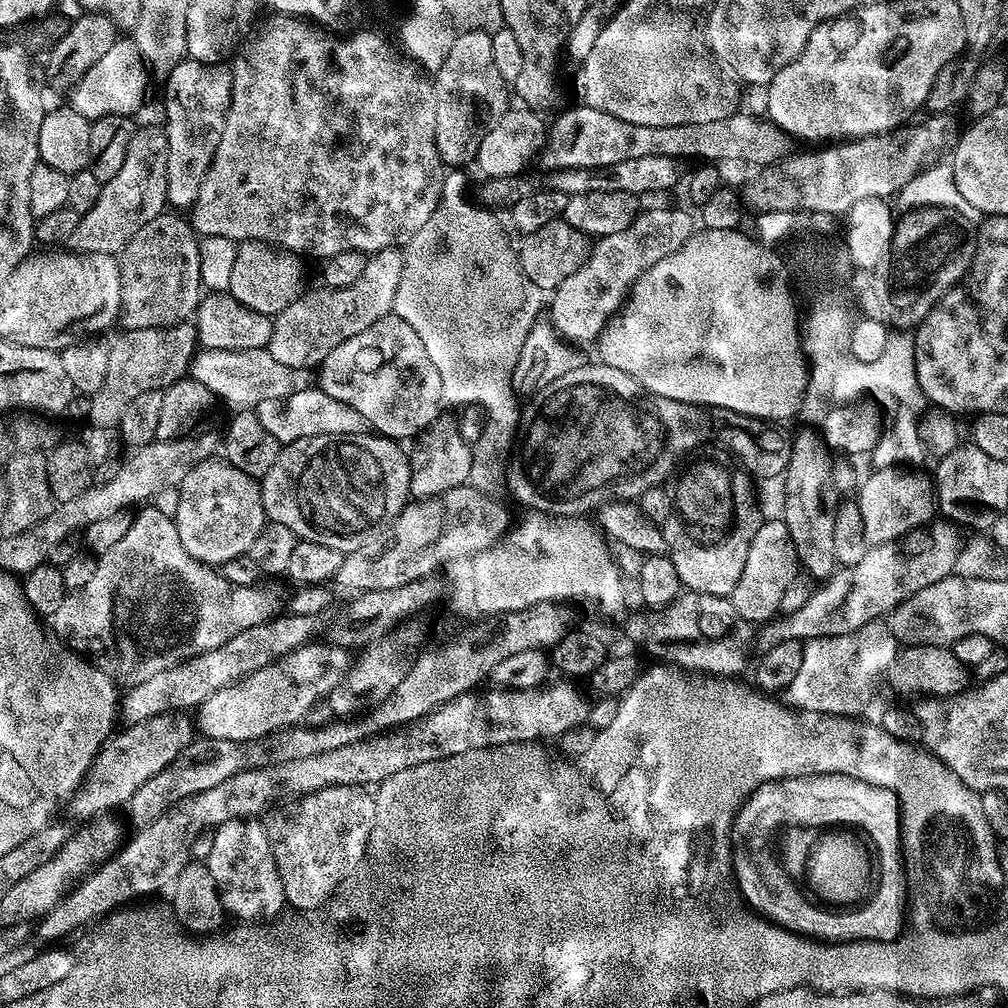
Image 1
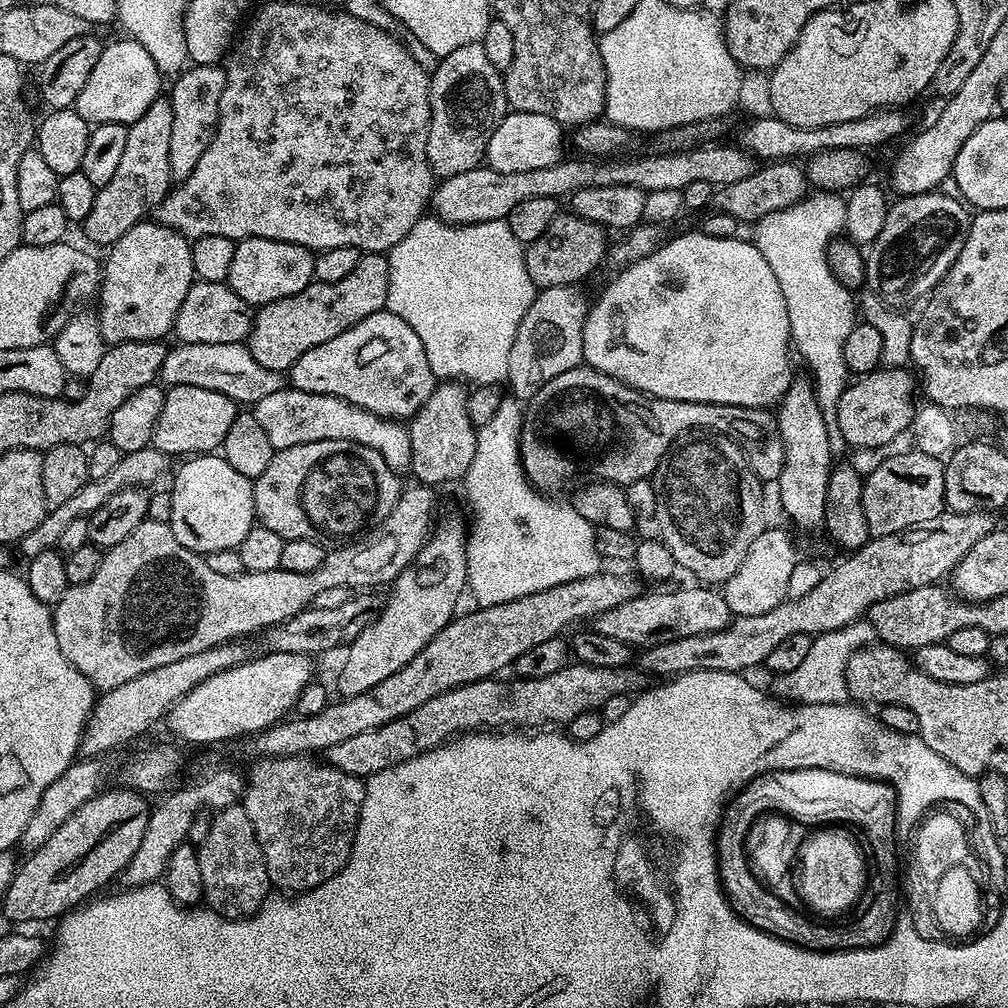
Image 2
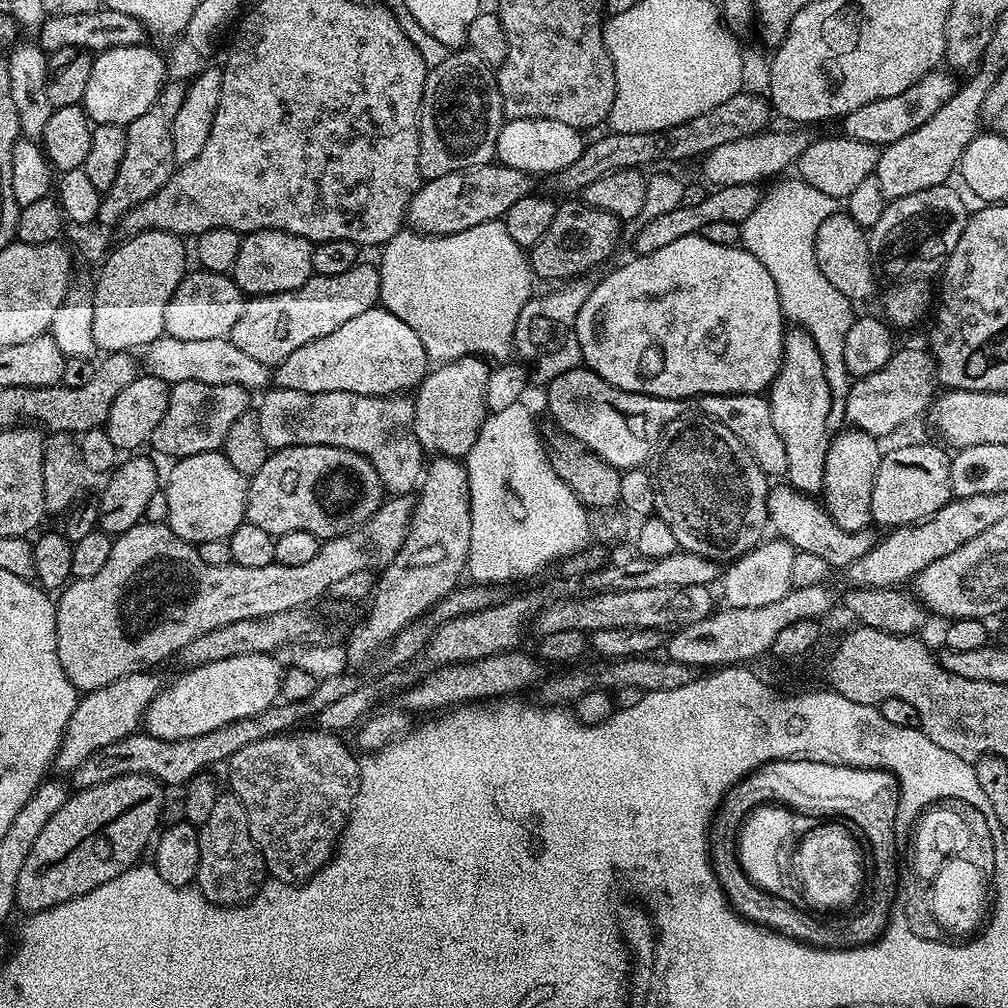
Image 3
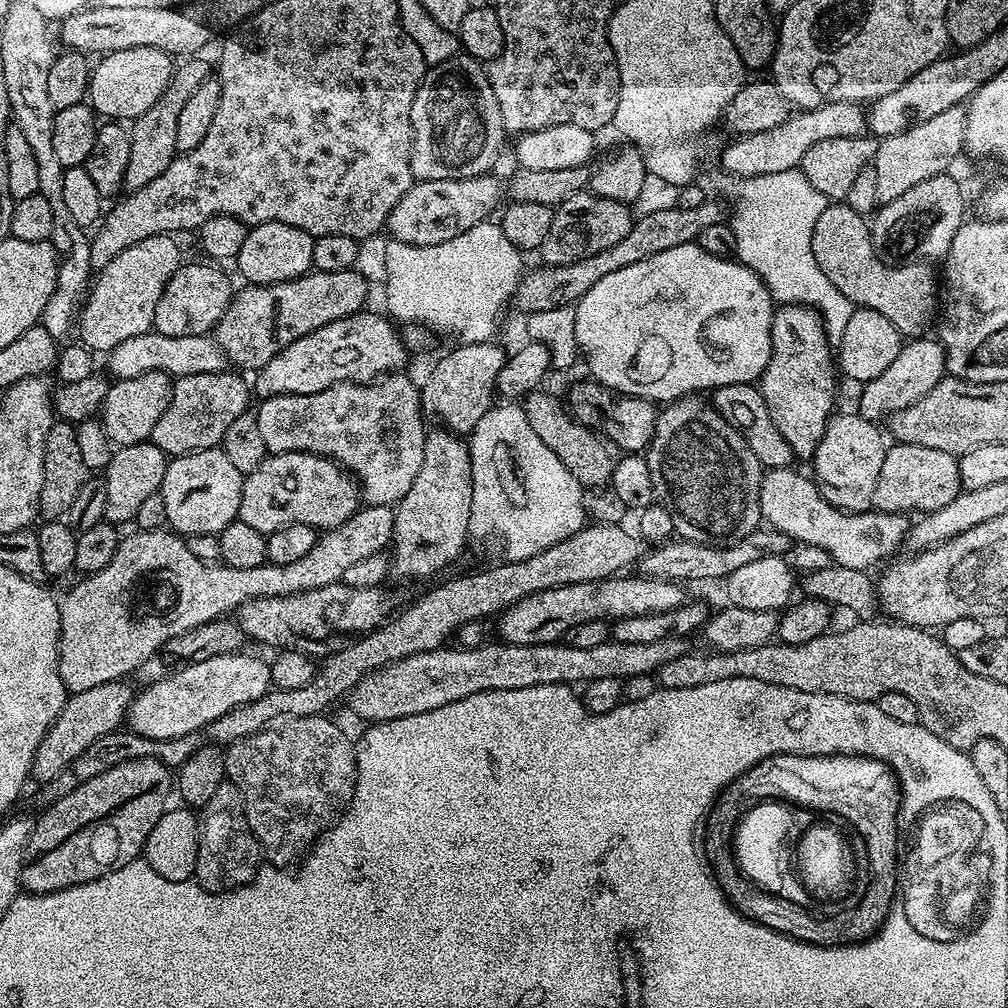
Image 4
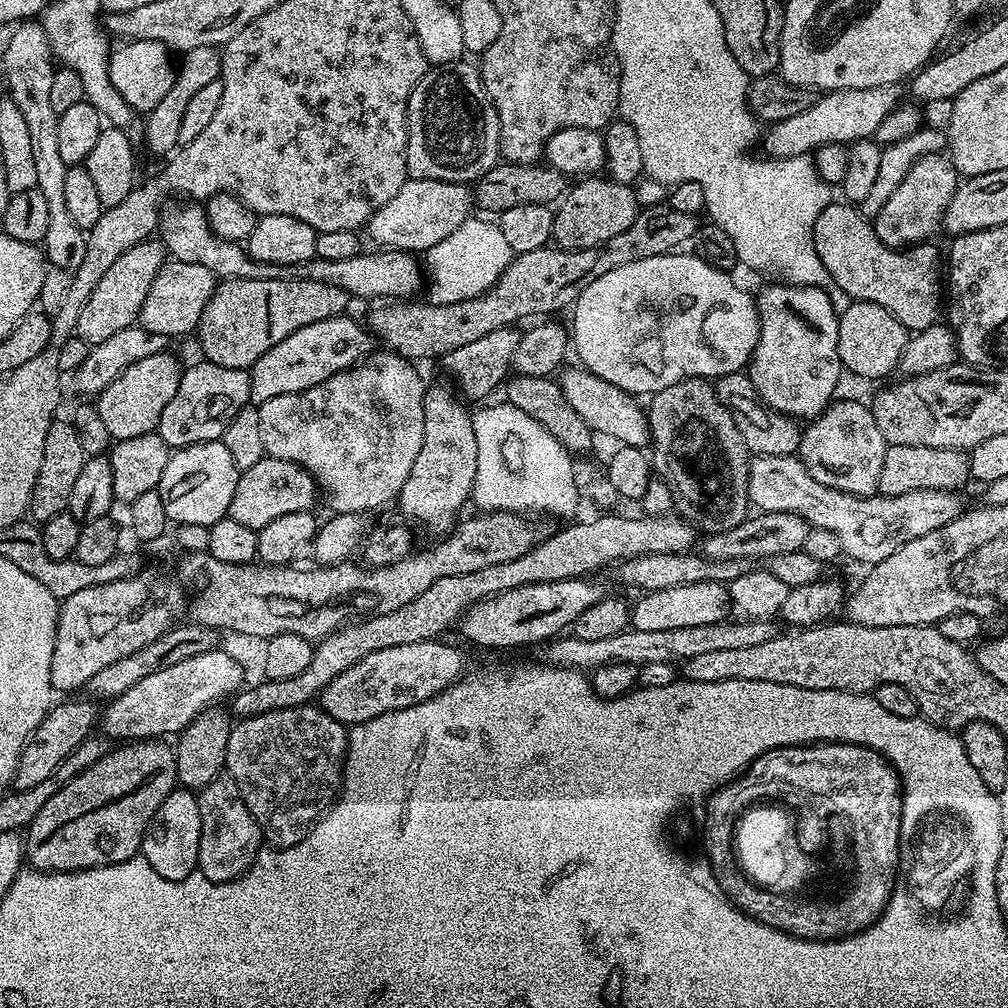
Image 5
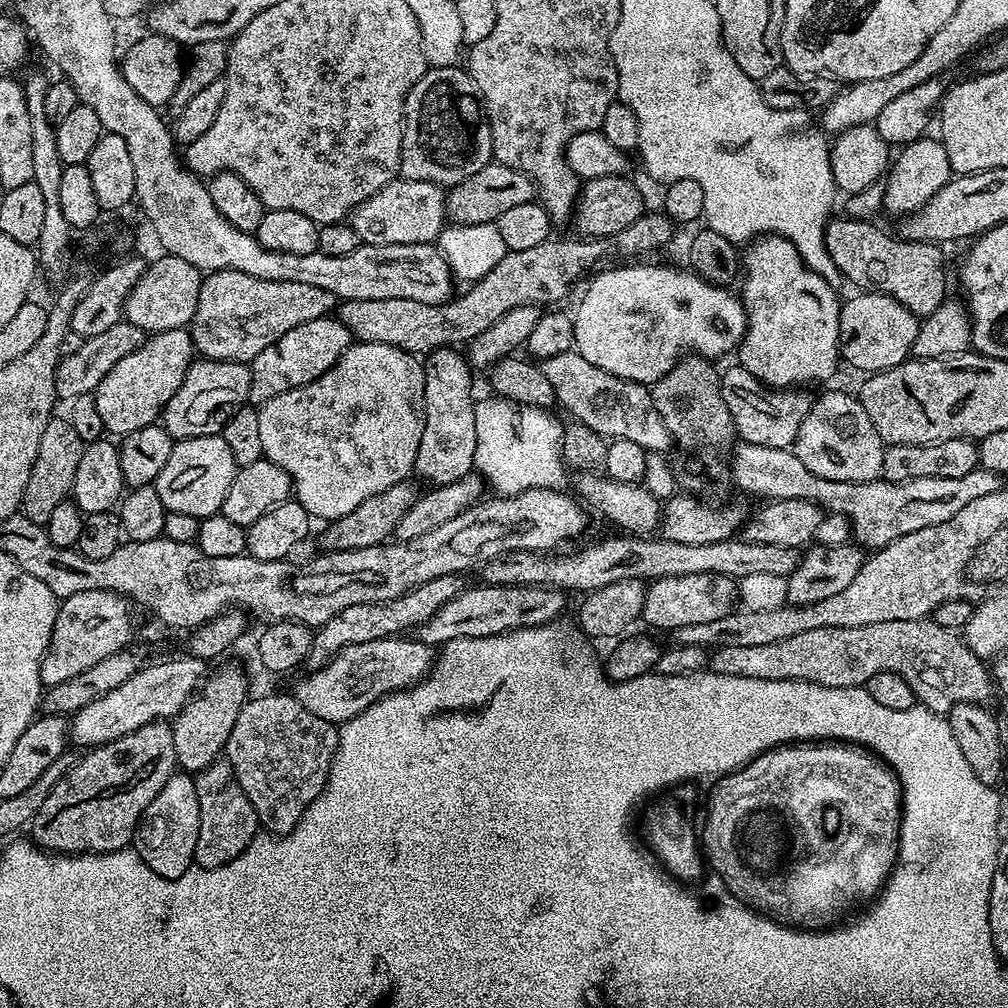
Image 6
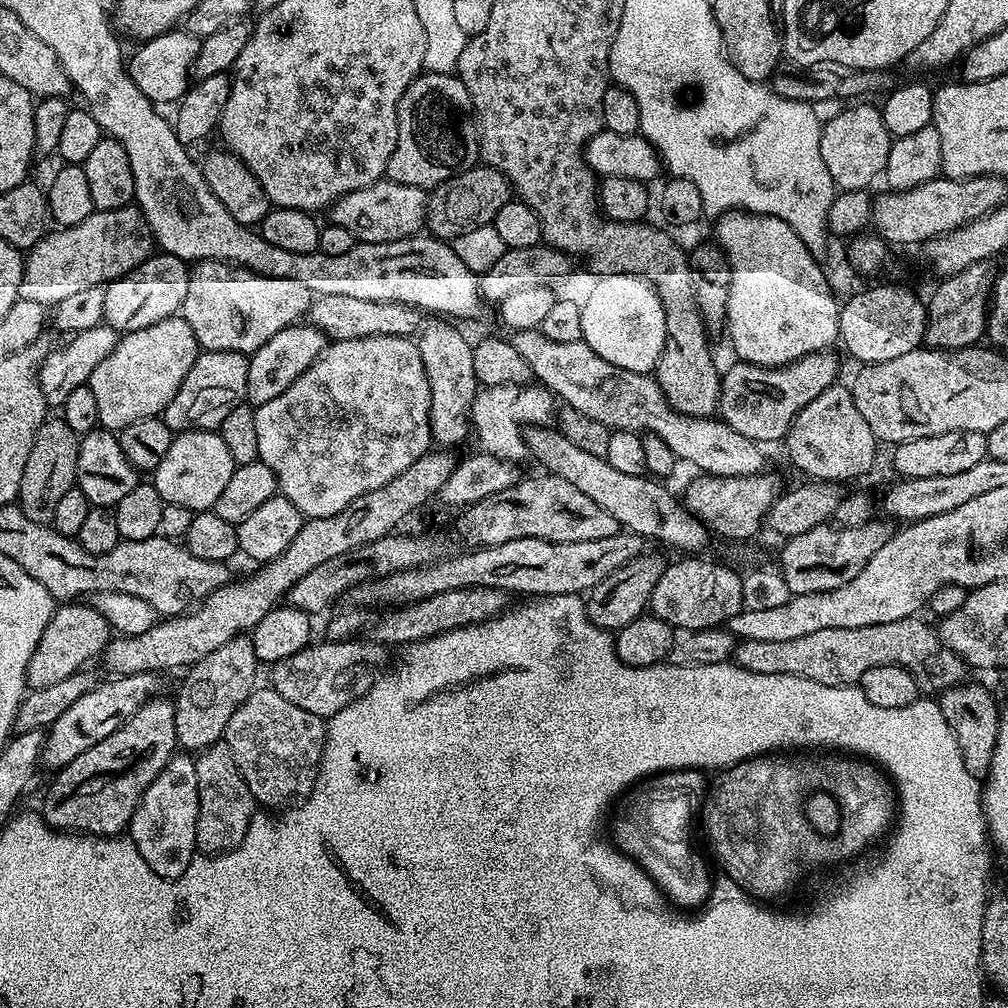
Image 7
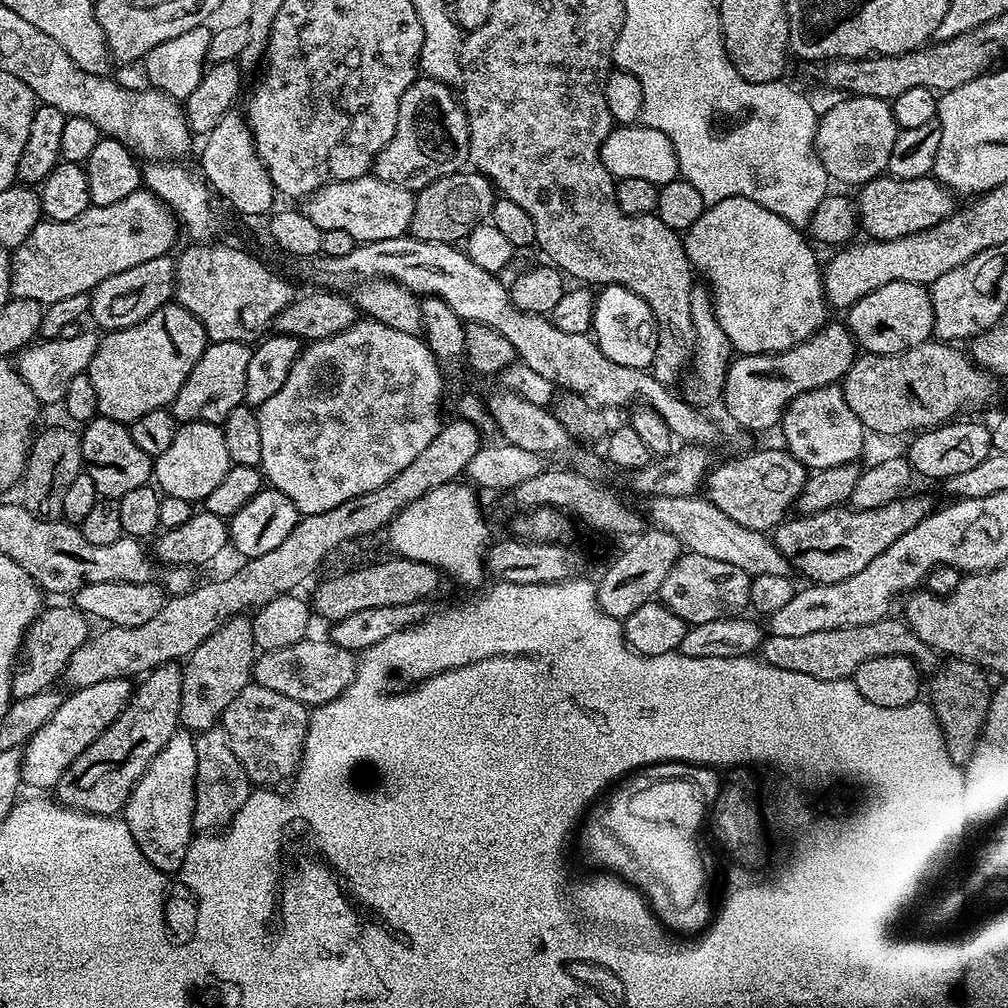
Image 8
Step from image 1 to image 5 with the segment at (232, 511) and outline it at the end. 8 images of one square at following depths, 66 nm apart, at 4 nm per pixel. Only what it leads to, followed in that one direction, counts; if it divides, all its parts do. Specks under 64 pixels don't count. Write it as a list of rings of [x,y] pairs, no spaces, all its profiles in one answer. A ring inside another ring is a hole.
[[[223,439],[202,442],[194,446],[175,449],[166,462],[166,470],[162,470],[159,494],[162,506],[166,506],[166,514],[173,525],[193,524],[209,528],[223,516],[228,515],[230,498],[234,498],[234,486],[238,486],[241,469],[237,468],[234,458],[230,458],[230,450],[226,450]]]

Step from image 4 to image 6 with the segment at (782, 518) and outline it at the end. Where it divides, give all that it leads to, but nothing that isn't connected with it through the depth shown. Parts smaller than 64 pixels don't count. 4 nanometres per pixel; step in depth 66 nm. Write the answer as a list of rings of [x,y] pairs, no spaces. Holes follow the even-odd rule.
[[[740,442],[731,449],[730,455],[730,472],[732,468],[732,478],[742,491],[765,496],[763,499],[768,502],[786,498],[809,500],[820,505],[825,513],[844,515],[851,524],[855,543],[868,550],[884,548],[906,534],[914,534],[914,530],[926,530],[926,526],[947,522],[970,502],[985,494],[994,494],[1002,487],[1002,477],[997,472],[979,466],[970,474],[962,474],[962,478],[914,478],[897,484],[877,478],[859,484],[818,478],[802,466],[795,451],[787,448]]]

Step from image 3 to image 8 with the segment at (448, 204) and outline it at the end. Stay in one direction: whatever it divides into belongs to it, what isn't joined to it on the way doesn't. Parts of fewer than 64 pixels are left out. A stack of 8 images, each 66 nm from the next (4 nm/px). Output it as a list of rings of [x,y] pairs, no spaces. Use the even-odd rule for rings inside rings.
[[[369,174],[346,182],[334,182],[312,192],[304,201],[302,211],[314,226],[326,230],[346,230],[357,242],[369,244],[386,238],[398,238],[408,232],[414,218],[416,197],[402,186],[382,182]]]

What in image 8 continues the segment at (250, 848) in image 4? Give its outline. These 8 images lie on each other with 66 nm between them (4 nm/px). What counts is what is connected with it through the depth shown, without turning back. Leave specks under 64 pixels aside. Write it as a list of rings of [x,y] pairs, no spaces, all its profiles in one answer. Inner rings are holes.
[[[213,726],[199,733],[196,742],[196,793],[194,794],[194,818],[192,827],[197,833],[211,834],[228,827],[228,824],[242,810],[250,791],[250,781],[242,762],[238,762],[238,754],[234,754],[234,746],[230,746],[230,734],[226,734],[223,726]]]

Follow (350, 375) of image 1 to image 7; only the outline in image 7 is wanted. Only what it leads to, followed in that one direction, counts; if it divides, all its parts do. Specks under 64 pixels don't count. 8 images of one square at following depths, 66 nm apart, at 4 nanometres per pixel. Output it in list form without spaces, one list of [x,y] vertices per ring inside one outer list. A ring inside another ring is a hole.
[[[307,322],[291,324],[289,328],[278,330],[266,346],[258,346],[256,352],[248,356],[250,374],[246,374],[247,403],[259,406],[270,402],[270,398],[278,398],[286,386],[290,386],[314,363],[324,349],[328,347],[330,340],[322,330]]]

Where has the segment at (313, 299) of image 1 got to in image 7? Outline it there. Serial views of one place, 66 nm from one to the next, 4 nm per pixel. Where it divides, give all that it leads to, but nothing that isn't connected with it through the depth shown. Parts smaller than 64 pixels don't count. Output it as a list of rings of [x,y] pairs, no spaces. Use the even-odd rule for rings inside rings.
[[[202,260],[191,265],[188,274],[188,297],[182,309],[184,320],[194,330],[194,338],[206,352],[242,352],[251,354],[258,346],[266,346],[278,330],[299,324],[307,317],[314,299],[313,292],[295,278],[259,276],[248,268],[226,260]]]

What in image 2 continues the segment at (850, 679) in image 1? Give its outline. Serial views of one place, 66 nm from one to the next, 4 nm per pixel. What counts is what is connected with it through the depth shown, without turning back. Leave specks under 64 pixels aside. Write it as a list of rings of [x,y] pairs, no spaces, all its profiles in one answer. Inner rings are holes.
[[[866,618],[842,626],[838,630],[822,632],[813,639],[806,659],[796,669],[773,675],[770,692],[784,702],[798,704],[843,704],[849,699],[846,666],[860,648],[877,643],[876,628]]]

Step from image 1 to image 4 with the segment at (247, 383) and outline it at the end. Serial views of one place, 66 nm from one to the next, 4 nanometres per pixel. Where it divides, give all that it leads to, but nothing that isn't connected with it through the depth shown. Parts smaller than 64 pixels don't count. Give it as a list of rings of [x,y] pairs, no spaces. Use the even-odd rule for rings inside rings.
[[[155,330],[126,338],[116,349],[107,353],[106,360],[116,380],[129,380],[147,372],[164,372],[170,377],[179,378],[190,374],[214,374],[226,368],[224,351],[211,335],[174,338]]]

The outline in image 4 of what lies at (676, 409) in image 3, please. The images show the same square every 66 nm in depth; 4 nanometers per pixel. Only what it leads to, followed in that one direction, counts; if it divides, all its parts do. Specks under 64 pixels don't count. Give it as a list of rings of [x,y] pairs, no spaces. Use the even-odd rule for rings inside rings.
[[[587,379],[578,381],[568,392],[566,404],[573,417],[581,420],[593,430],[599,429],[613,445],[616,443],[618,447],[624,448],[620,450],[625,453],[643,453],[648,443],[652,441],[658,411],[657,405],[653,401],[643,400],[640,396],[622,396],[612,391],[611,388],[596,383],[595,379]]]

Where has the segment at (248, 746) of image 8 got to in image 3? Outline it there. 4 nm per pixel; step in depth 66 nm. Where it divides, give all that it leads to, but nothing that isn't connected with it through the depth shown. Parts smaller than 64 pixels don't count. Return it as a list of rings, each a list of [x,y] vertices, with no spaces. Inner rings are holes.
[[[293,730],[250,742],[250,746],[242,746],[242,750],[226,761],[231,795],[236,796],[246,810],[250,838],[254,838],[262,854],[267,875],[284,884],[309,880],[331,860],[360,789],[360,760],[352,754],[351,747],[348,749],[340,741],[343,739],[337,733],[300,731]]]

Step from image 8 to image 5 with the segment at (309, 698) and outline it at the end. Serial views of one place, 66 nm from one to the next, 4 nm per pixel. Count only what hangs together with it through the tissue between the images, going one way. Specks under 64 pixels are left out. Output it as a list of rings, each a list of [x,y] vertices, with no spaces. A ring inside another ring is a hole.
[[[440,638],[406,642],[406,646],[386,646],[386,650],[366,654],[320,691],[319,707],[339,724],[351,726],[434,698],[465,675],[463,654],[444,642]]]

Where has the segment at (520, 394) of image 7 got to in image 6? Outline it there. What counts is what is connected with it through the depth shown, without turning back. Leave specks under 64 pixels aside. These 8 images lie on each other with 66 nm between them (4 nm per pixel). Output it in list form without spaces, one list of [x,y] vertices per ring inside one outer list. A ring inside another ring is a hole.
[[[493,395],[492,400],[475,401],[474,410],[475,433],[477,435],[477,450],[474,452],[475,471],[486,481],[493,493],[502,496],[513,496],[528,488],[558,488],[563,489],[564,470],[566,464],[561,457],[561,440],[565,425],[556,421],[551,411],[543,408],[532,408],[529,404],[519,404],[506,400],[503,396]]]

